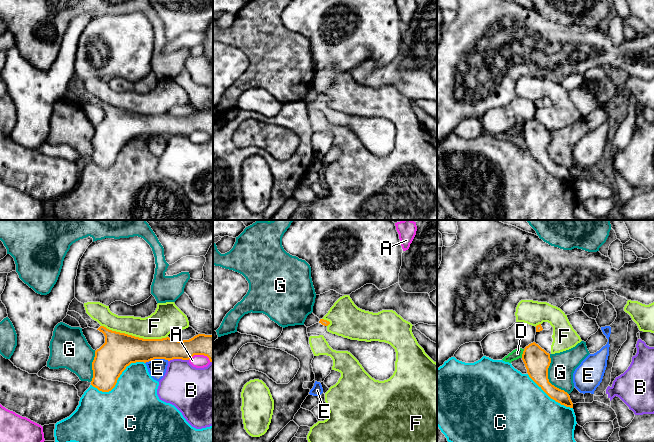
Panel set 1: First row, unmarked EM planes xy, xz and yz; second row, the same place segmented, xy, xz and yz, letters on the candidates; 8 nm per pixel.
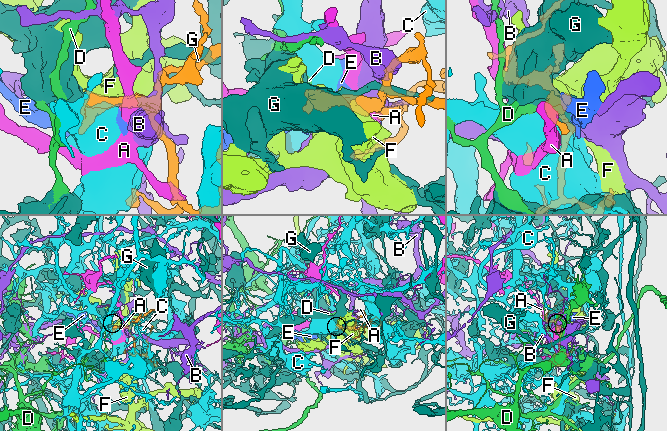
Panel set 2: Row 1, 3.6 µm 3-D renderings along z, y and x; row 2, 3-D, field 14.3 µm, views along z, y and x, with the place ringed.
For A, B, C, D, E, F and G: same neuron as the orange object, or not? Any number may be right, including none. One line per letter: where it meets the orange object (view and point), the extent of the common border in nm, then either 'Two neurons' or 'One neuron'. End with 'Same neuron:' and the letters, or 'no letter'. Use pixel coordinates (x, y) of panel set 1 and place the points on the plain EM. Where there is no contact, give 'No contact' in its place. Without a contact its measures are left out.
A: Touches orange at xy (200, 130). Shared border 180 nm. Two neurons
B: Touches orange at xy (178, 134). Shared border 170 nm. Two neurons
C: Touches orange at xy (117, 155). Shared border 480 nm. Two neurons
D: Touches orange at yz (523, 129). Shared border 80 nm. Two neurons
E: Touches orange at xy (156, 134). Shared border 190 nm. Two neurons
F: Touches orange at xy (134, 112). Shared border 550 nm. Two neurons
G: Touches orange at yz (547, 153). Shared border 360 nm. Two neurons
Same neuron: no letter

